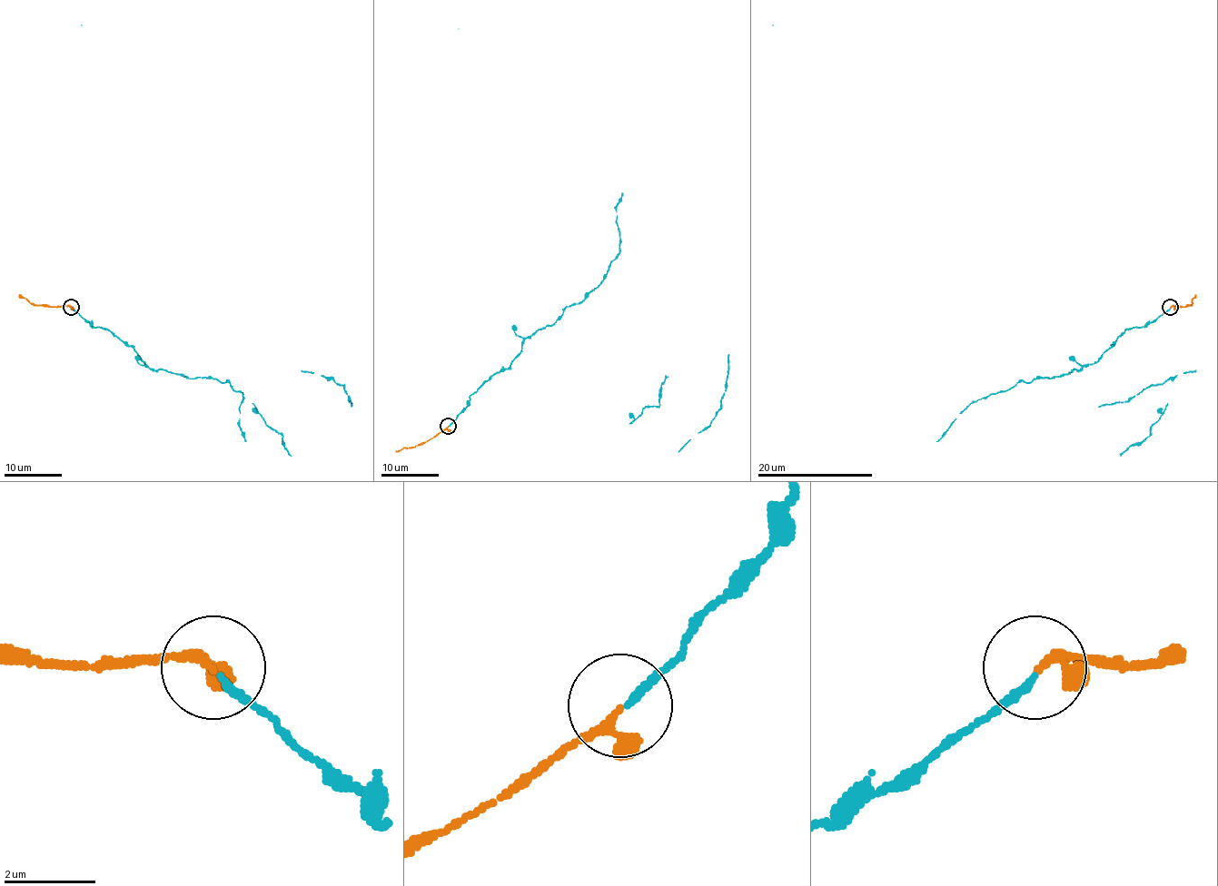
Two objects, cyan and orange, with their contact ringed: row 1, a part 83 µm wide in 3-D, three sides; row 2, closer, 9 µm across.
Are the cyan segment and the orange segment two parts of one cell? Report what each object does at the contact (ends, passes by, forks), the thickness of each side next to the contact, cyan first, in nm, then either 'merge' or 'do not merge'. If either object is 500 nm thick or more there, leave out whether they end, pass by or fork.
cyan ends; orange passes by; calibres 160 and 140 nm; merge

